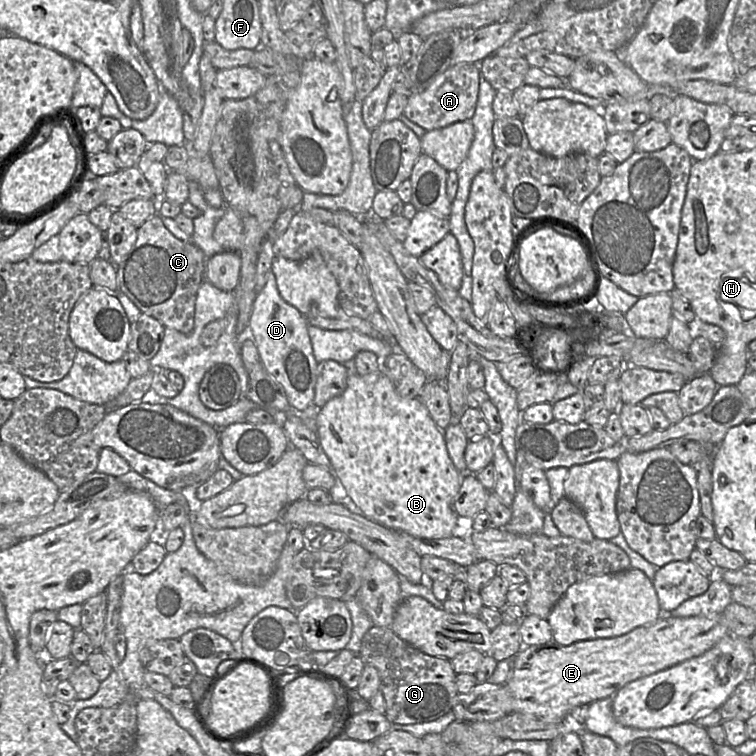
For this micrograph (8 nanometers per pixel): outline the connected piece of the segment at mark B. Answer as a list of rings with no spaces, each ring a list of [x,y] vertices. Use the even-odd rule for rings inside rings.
[[[381,370],[367,375],[350,371],[343,393],[320,408],[315,432],[332,464],[337,486],[344,489],[363,516],[396,532],[422,539],[447,538],[460,533],[461,520],[452,504],[460,489],[462,474],[449,456],[444,433],[421,400],[399,395]]]

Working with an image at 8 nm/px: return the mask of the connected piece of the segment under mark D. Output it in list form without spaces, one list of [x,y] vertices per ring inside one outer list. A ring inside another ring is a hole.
[[[272,271],[267,274],[267,281],[262,290],[256,294],[248,327],[250,330],[249,339],[253,339],[259,358],[266,371],[283,387],[290,408],[297,413],[304,411],[313,404],[317,385],[318,362],[313,355],[312,344],[304,315],[281,297]]]

